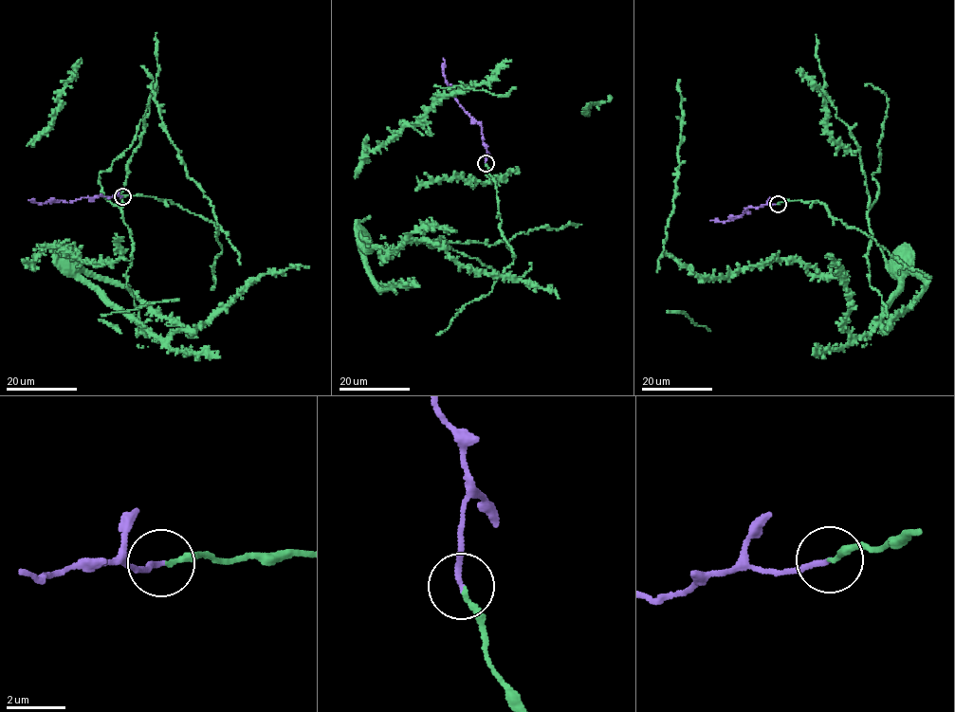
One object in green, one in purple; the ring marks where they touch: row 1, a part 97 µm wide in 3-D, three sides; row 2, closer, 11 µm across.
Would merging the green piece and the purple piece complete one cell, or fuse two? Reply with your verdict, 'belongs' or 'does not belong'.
belongs

